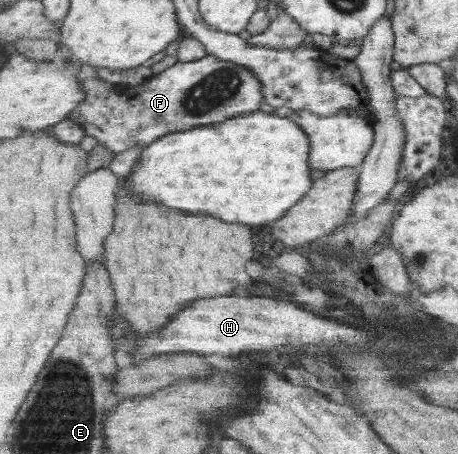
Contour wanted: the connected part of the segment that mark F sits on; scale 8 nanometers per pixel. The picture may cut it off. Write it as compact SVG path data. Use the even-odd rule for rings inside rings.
M207 55L196 61L177 61L171 68L154 74L141 86L114 85L109 81L96 79L82 80L86 97L68 119L81 124L88 136L105 145L114 155L128 148L147 148L162 136L173 132L185 132L197 127L207 127L232 119L235 116L251 114L264 103L264 92L260 78L246 66L231 64L218 56Z

